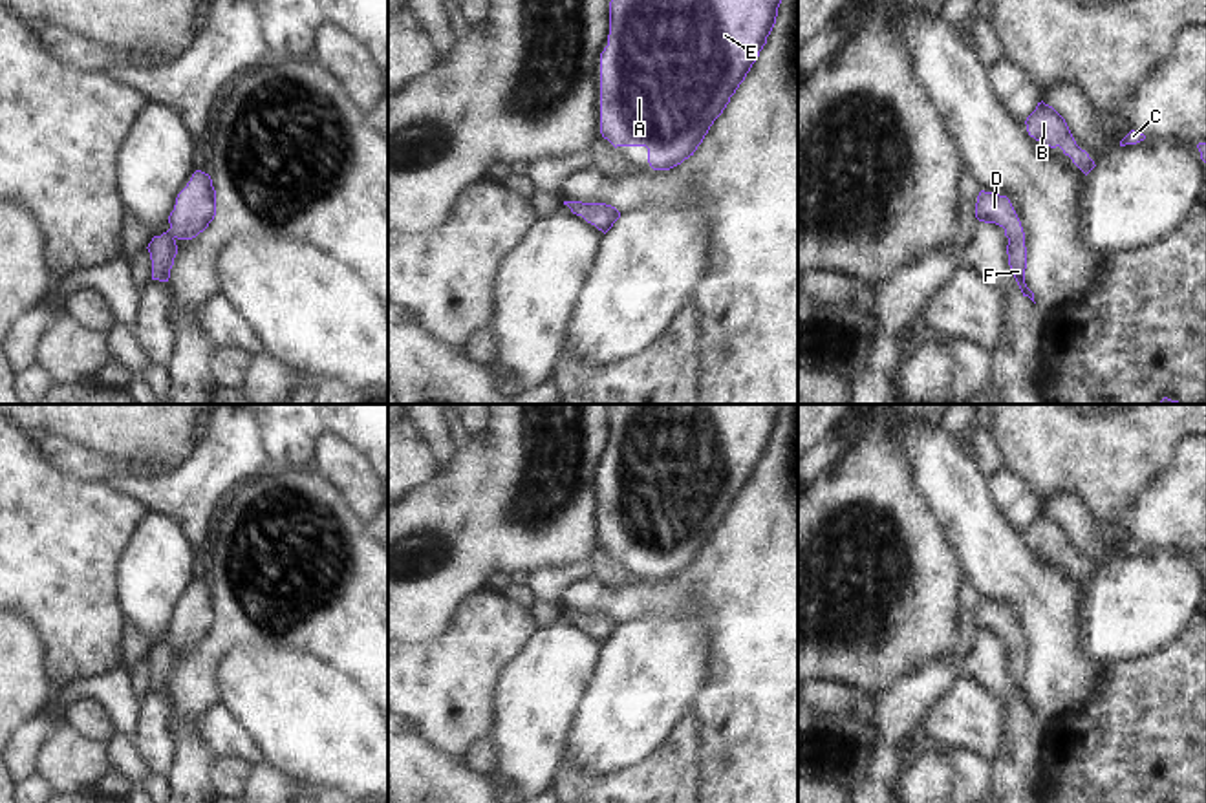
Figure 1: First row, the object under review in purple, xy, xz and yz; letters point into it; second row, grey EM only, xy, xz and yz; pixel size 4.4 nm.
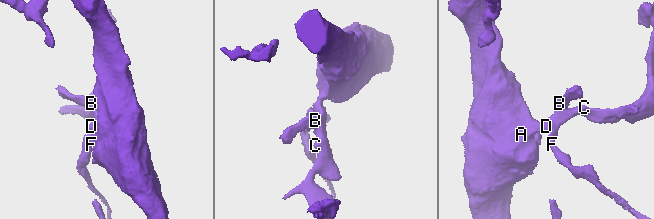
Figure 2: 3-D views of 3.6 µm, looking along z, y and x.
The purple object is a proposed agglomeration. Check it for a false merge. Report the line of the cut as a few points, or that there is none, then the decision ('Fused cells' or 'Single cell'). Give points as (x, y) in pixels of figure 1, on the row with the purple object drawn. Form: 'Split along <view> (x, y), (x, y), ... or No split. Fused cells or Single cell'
No split. Single cell

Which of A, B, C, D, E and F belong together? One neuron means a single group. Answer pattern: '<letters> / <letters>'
A B C D E F

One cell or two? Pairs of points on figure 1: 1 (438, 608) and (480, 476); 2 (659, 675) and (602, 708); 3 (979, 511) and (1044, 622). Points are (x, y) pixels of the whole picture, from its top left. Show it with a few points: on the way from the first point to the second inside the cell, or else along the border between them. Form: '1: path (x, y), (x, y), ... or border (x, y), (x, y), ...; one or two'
1: path (441, 575), (454, 562), (456, 536), (480, 509); one
2: path (645, 690), (626, 708), (617, 708); one
3: path (983, 538), (1040, 595); one

